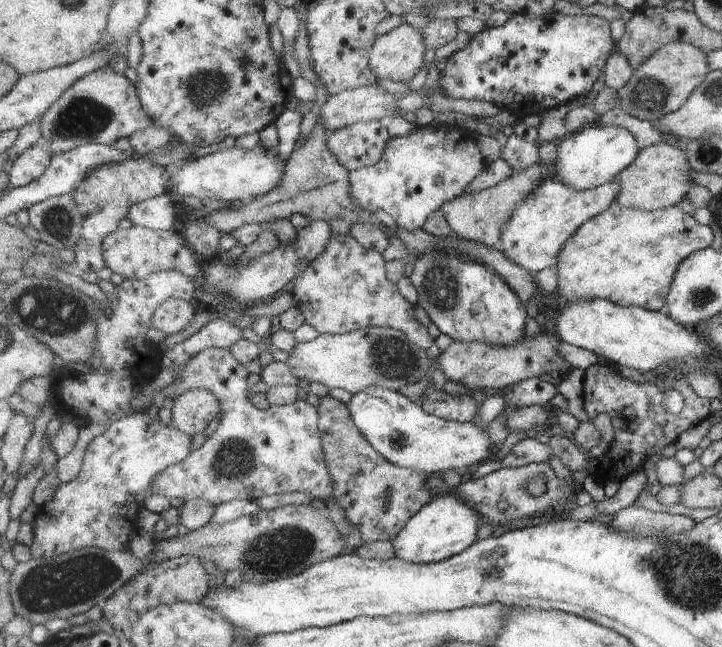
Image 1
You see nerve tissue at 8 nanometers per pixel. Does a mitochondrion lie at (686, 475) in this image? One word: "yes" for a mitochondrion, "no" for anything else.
no

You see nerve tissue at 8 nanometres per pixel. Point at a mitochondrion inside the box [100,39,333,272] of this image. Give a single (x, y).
(206, 89)

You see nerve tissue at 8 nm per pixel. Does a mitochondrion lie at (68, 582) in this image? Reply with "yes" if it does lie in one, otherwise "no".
yes

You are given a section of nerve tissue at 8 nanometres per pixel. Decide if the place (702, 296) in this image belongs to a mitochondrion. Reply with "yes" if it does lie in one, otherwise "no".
yes

